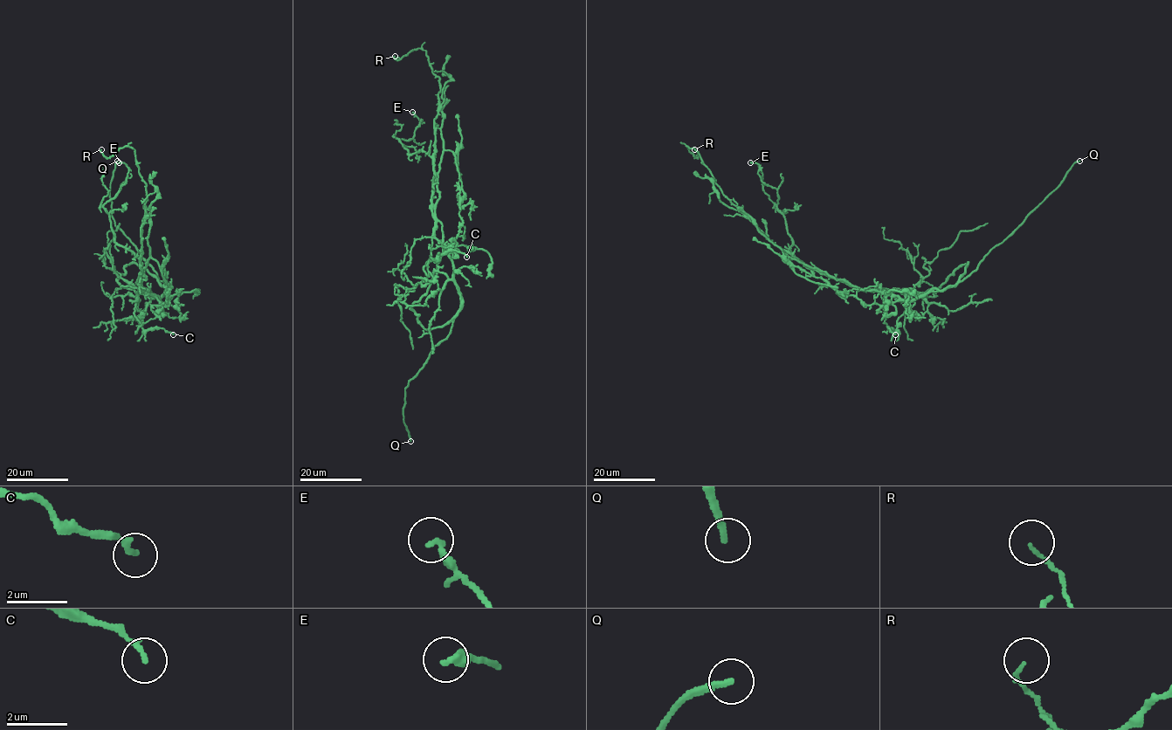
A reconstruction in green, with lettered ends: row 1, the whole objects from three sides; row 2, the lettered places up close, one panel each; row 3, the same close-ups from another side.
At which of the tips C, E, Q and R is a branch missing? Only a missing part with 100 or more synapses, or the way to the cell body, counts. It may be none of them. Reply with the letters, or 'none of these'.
Q

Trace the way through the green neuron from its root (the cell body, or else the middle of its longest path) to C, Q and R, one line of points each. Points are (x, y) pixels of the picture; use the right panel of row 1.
C: (868, 290), (884, 289), (901, 301), (914, 302), (898, 319), (897, 327), (889, 328), (895, 334)
Q: (868, 290), (878, 290), (912, 301), (931, 292), (954, 286), (1020, 225), (1079, 161)
R: (868, 290), (810, 270), (775, 245), (723, 194), (699, 154), (686, 146), (697, 158), (694, 149)

